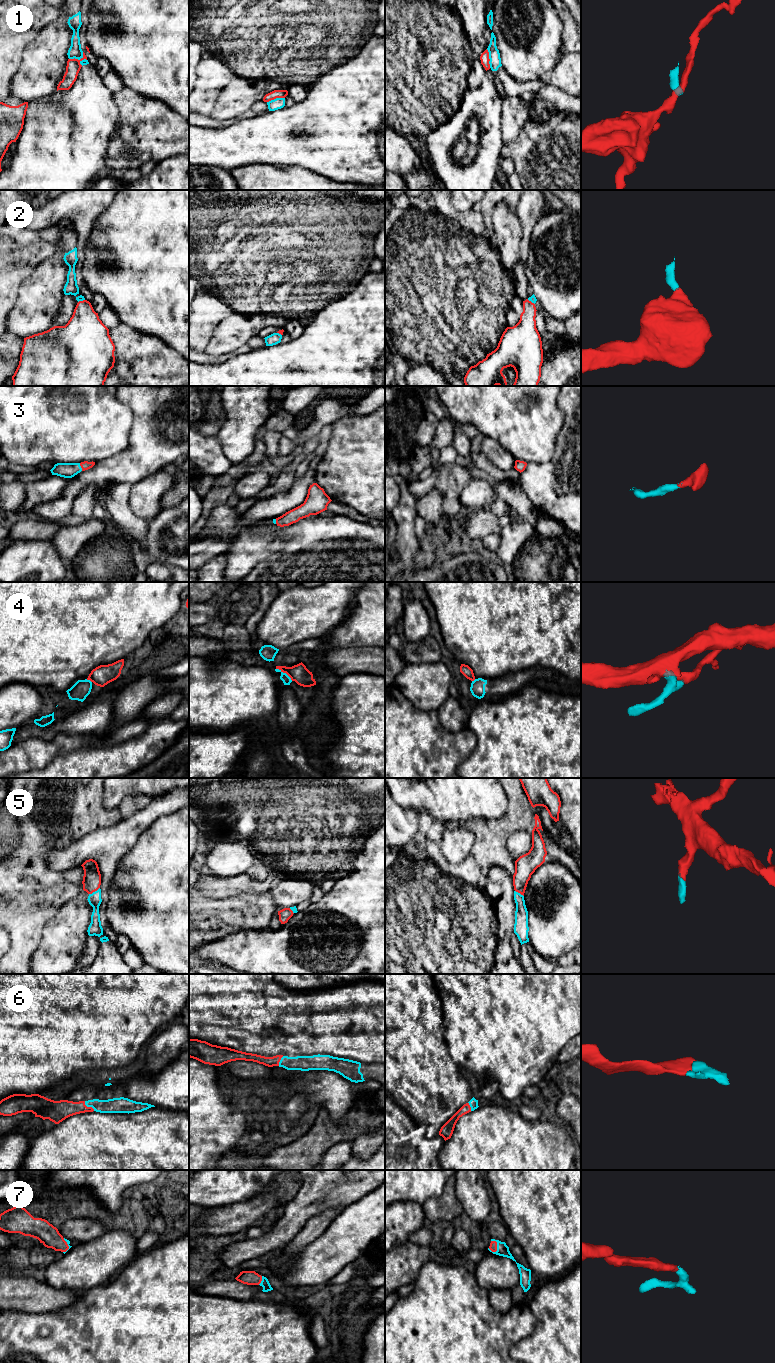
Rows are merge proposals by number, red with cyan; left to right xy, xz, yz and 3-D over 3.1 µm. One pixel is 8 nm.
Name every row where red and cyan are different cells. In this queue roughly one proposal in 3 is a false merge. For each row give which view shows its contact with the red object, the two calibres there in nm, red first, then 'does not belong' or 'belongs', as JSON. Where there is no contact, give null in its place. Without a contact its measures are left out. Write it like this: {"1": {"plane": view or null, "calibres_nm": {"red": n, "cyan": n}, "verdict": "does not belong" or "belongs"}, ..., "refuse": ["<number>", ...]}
{"1": {"plane": "xy", "calibres_nm": {"red": 120, "cyan": 110}, "verdict": "does not belong"}, "2": {"plane": "yz", "calibres_nm": {"red": 190, "cyan": 50}, "verdict": "belongs"}, "3": {"plane": "xy", "calibres_nm": {"red": 70, "cyan": 130}, "verdict": "belongs"}, "4": {"plane": "xz", "calibres_nm": {"red": 150, "cyan": 70}, "verdict": "does not belong"}, "5": {"plane": "xy", "calibres_nm": {"red": 150, "cyan": 110}, "verdict": "belongs"}, "6": {"plane": "xy", "calibres_nm": {"red": 160, "cyan": 130}, "verdict": "belongs"}, "7": {"plane": "yz", "calibres_nm": {"red": 60, "cyan": 100}, "verdict": "belongs"}, "refuse": ["1", "4"]}

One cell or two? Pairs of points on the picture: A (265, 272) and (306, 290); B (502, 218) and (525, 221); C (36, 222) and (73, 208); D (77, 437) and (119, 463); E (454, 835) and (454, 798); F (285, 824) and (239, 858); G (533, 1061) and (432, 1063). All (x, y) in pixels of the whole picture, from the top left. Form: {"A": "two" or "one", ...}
{"A": "one", "B": "two", "C": "one", "D": "two", "E": "two", "F": "two", "G": "two"}

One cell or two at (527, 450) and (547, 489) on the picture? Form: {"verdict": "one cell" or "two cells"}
{"verdict": "two cells"}

